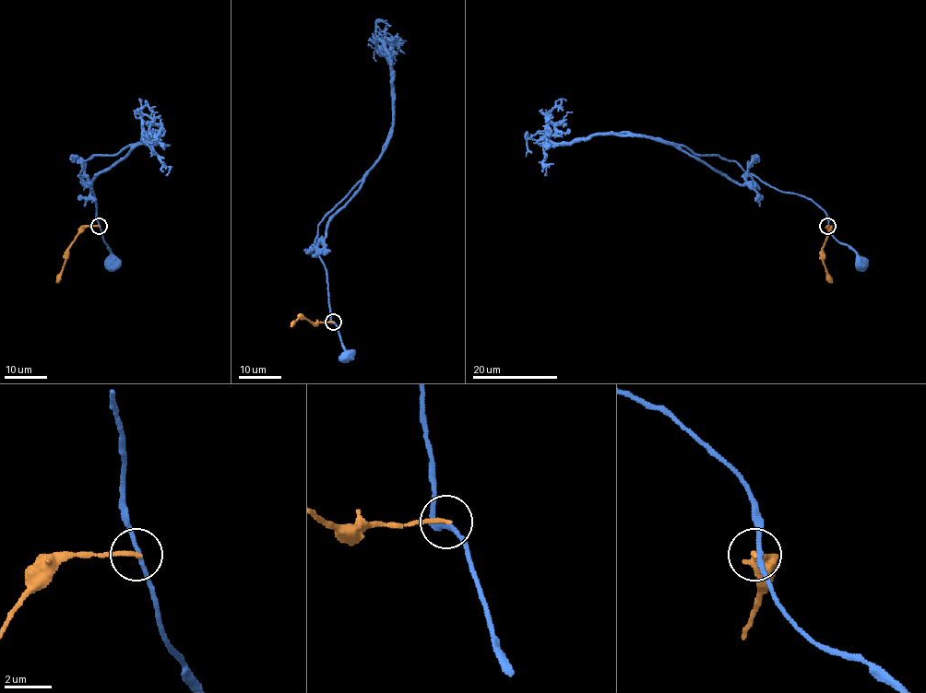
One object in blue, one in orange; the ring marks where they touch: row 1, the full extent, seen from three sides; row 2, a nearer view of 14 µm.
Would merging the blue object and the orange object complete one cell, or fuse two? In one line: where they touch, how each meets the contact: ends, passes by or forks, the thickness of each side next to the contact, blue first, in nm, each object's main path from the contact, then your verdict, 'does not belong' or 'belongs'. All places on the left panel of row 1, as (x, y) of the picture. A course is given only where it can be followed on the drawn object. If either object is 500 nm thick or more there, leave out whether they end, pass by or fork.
at (99, 226); blue passes by; orange ends there; 190 nm thick on the blue side, 200 nm on the other; blue runs (99, 226), (92, 189), (80, 174), (84, 161), (116, 155), (159, 135), (156, 142), (143, 135), (142, 100); orange runs (99, 226), (87, 226), (67, 250), (57, 283); does not belong

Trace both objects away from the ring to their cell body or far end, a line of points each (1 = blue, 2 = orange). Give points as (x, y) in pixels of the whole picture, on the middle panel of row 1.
1: (333, 322), (326, 269), (314, 242), (318, 224), (378, 158), (393, 125), (391, 68), (380, 40), (376, 61)
2: (333, 322), (312, 322), (300, 317), (291, 326)

